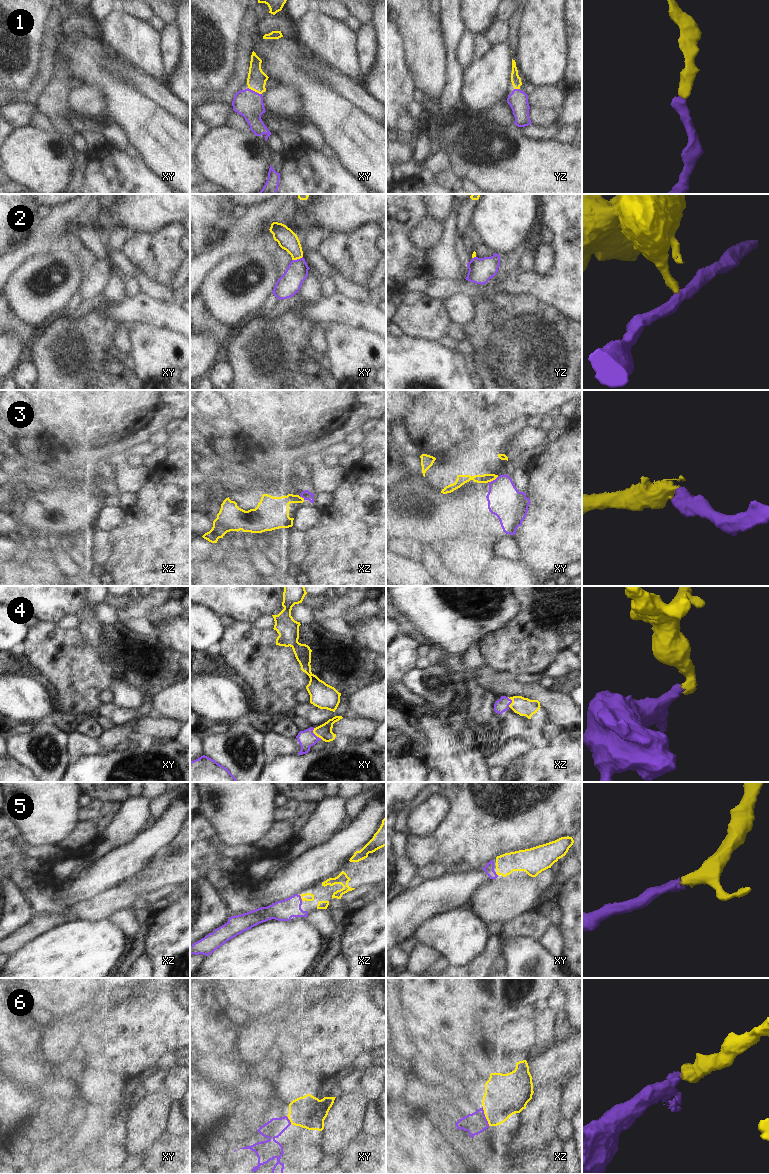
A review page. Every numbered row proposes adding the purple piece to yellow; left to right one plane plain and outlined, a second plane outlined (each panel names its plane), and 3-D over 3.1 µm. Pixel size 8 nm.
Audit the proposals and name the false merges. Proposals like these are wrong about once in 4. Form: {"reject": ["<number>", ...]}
{"reject": ["2", "3"]}

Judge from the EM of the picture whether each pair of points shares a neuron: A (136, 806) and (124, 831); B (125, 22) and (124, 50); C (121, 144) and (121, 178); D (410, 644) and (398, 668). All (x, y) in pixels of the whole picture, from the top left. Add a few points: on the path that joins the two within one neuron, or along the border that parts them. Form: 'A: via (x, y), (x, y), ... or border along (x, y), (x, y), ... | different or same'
A: via (135, 812), (127, 825) | same
B: via (125, 29), (125, 43) | same
C: border along (106, 144), (124, 151) | different
D: via (404, 650), (398, 662) | same

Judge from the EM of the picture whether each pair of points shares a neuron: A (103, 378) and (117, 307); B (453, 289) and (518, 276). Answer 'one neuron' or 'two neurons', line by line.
A: two neurons
B: one neuron

